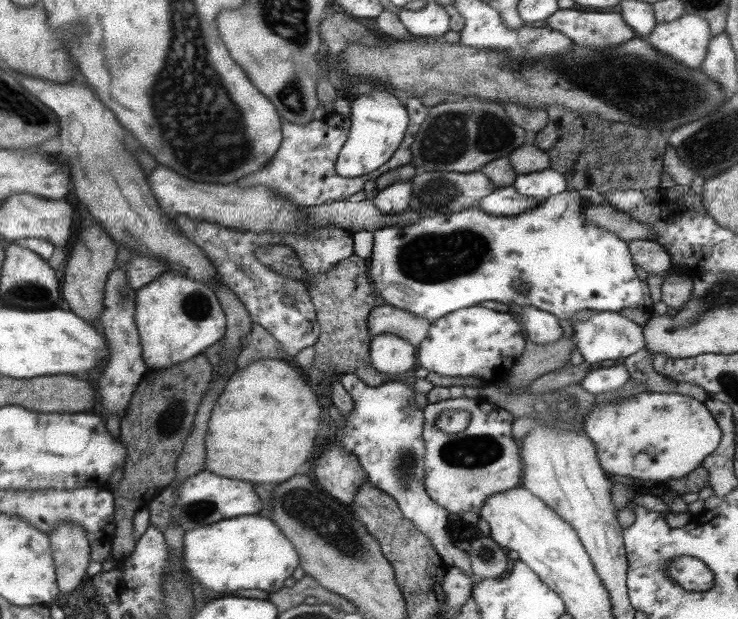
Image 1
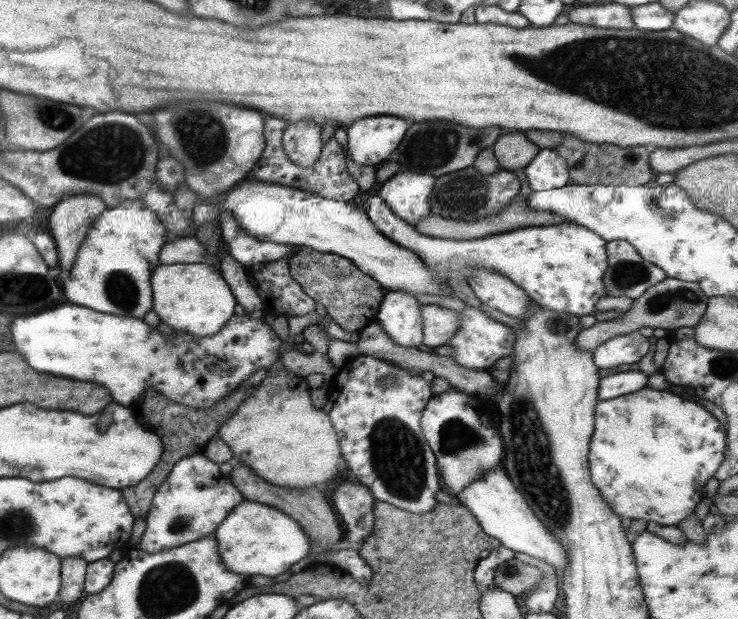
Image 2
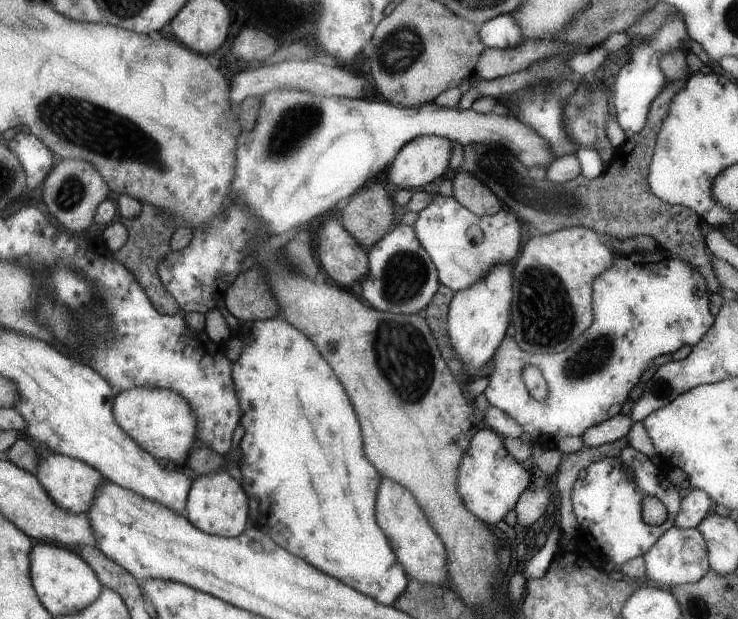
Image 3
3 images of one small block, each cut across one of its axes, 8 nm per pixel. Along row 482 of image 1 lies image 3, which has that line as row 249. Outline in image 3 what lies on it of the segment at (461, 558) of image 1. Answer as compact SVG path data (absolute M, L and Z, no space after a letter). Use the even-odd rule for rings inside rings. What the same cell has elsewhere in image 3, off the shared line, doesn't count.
M397 224L367 252L367 258L369 258L369 272L363 280L359 280L359 286L355 288L355 294L361 298L361 302L367 300L371 308L397 316L401 314L409 316L429 310L429 302L433 300L441 282L437 268L429 258L427 250L417 240L413 226Z

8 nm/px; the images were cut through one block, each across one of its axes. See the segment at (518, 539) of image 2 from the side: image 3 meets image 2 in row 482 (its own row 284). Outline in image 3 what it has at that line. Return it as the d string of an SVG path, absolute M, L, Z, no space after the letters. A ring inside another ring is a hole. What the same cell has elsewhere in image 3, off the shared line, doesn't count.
M515 262L493 266L485 274L485 278L481 278L479 282L473 282L465 290L455 292L453 298L451 298L449 314L447 314L447 332L449 332L449 340L451 340L451 346L457 354L457 358L463 362L463 370L465 370L463 378L465 380L481 378L479 372L487 366L487 360L495 354L495 350L499 348L499 344L507 336L507 330L511 330L511 326L509 326L511 324L511 300L513 300L513 272L511 272L511 266L515 266Z

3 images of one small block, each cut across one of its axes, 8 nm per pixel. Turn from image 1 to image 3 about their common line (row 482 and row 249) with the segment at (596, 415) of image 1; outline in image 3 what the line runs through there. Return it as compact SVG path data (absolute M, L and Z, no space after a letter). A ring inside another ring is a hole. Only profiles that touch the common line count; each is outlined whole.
M655 248L651 252L631 252L625 256L615 256L611 268L599 274L593 282L593 322L591 326L573 340L559 354L525 354L517 348L517 344L505 336L499 348L495 350L495 366L489 376L489 386L485 388L485 398L489 406L509 414L519 426L523 426L523 434L533 444L555 448L557 442L565 436L581 436L587 428L599 426L601 422L615 418L621 412L621 406L629 400L631 388L639 382L641 374L649 368L649 364L661 354L673 354L681 346L695 346L703 334L711 328L715 316L709 314L707 298L711 296L707 280L687 262L675 258L671 252L663 248ZM525 366L535 366L545 382L547 382L547 398L545 402L537 402L529 396L523 386L521 372Z

